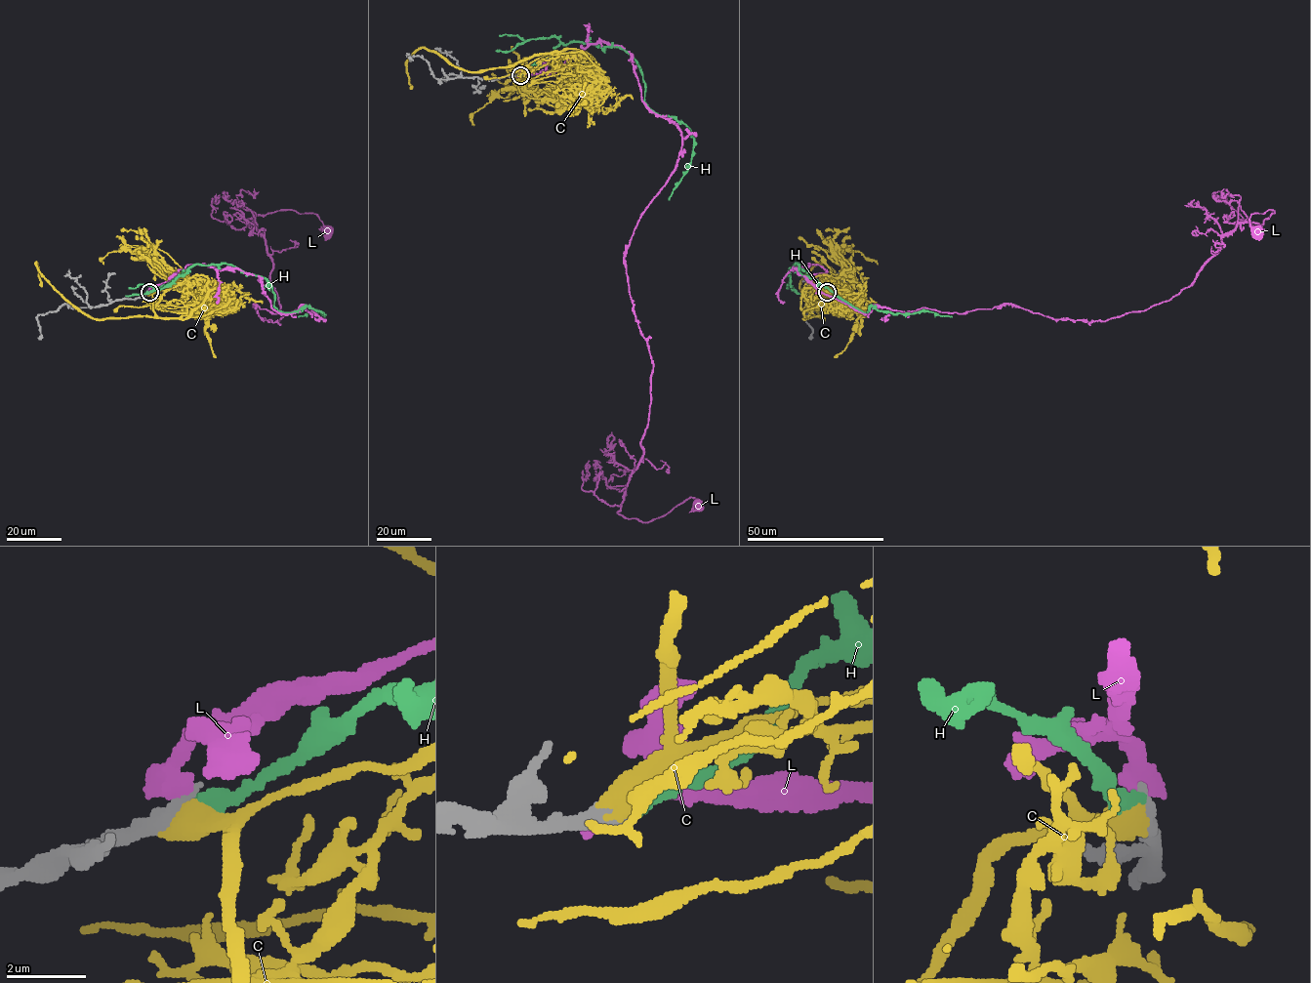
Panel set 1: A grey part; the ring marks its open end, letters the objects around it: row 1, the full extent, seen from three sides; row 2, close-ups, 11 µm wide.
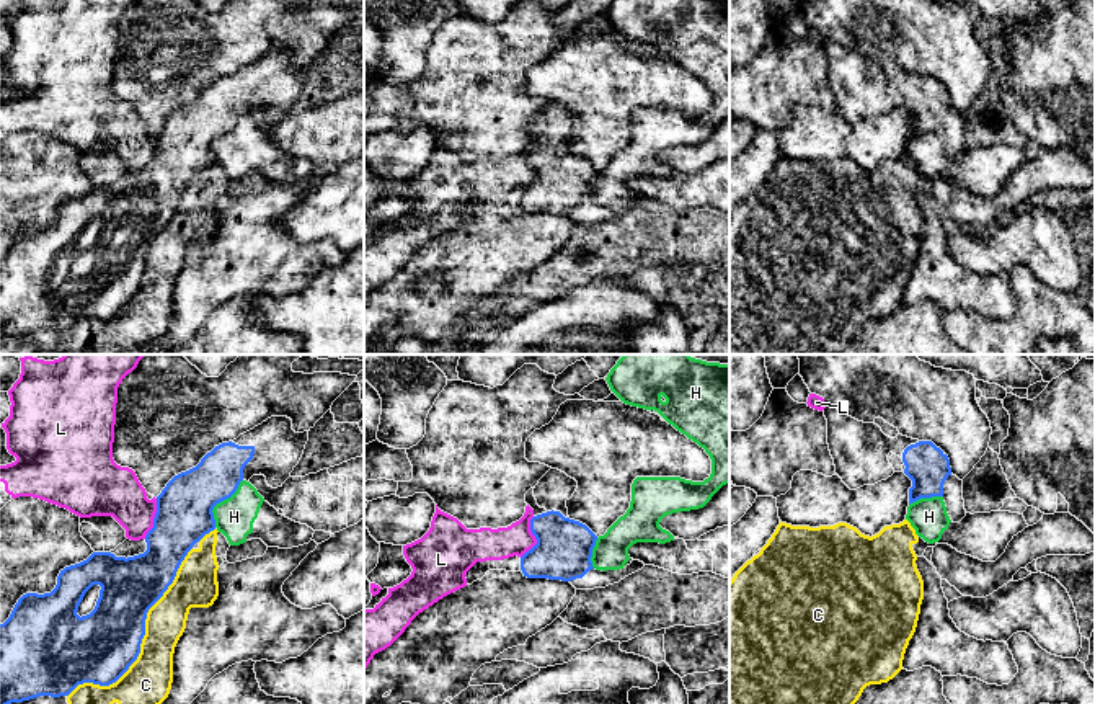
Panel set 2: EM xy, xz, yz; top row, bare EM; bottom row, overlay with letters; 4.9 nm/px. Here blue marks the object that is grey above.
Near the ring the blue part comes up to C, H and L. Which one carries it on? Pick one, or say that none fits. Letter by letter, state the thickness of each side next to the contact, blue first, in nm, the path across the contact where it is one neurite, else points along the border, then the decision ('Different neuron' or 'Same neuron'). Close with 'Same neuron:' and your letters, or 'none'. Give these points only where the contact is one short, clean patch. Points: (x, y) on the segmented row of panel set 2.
C: Thickness 340 nm (blue) against 220 nm. Different neuron
H: Thickness 280 nm (blue) against 190 nm. Boundary: xy (242, 479), (239, 487), (214, 507), (214, 526). Different neuron
L: Thickness 280 nm (blue) against 160 nm. Different neuron
Same neuron: none

